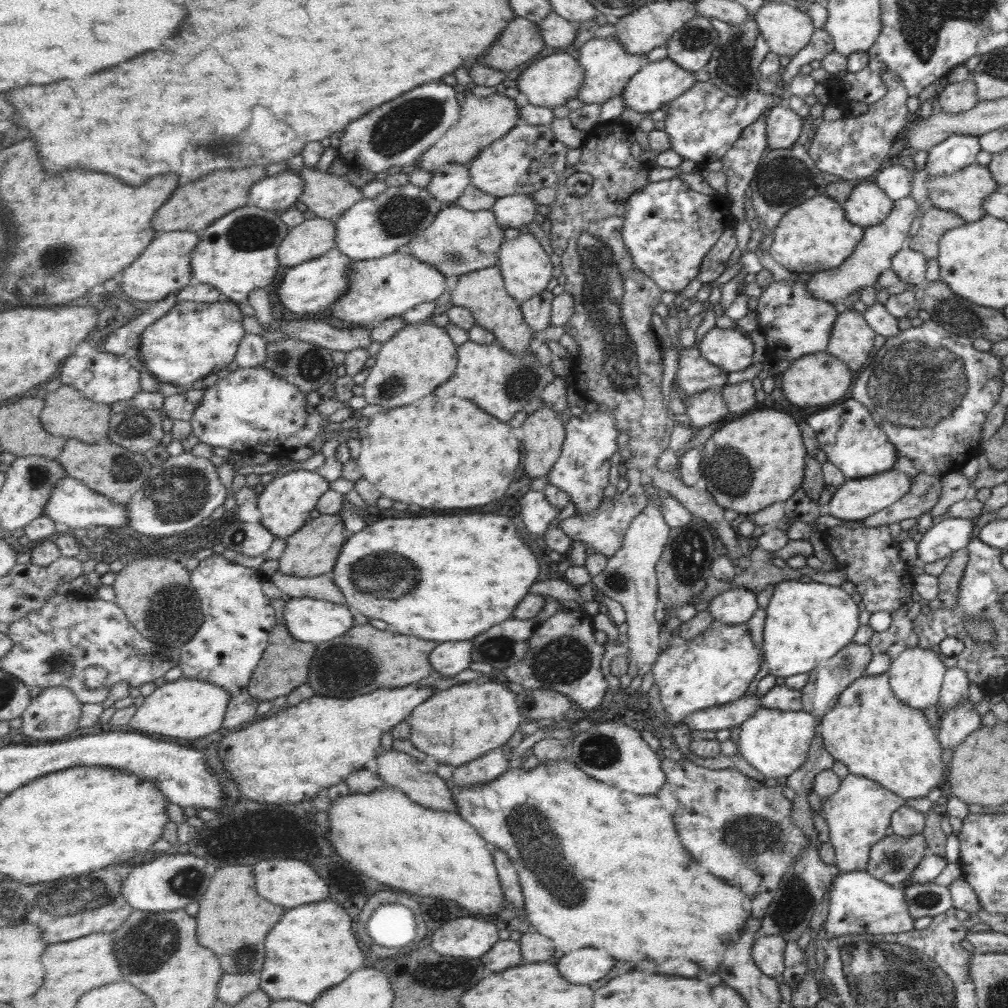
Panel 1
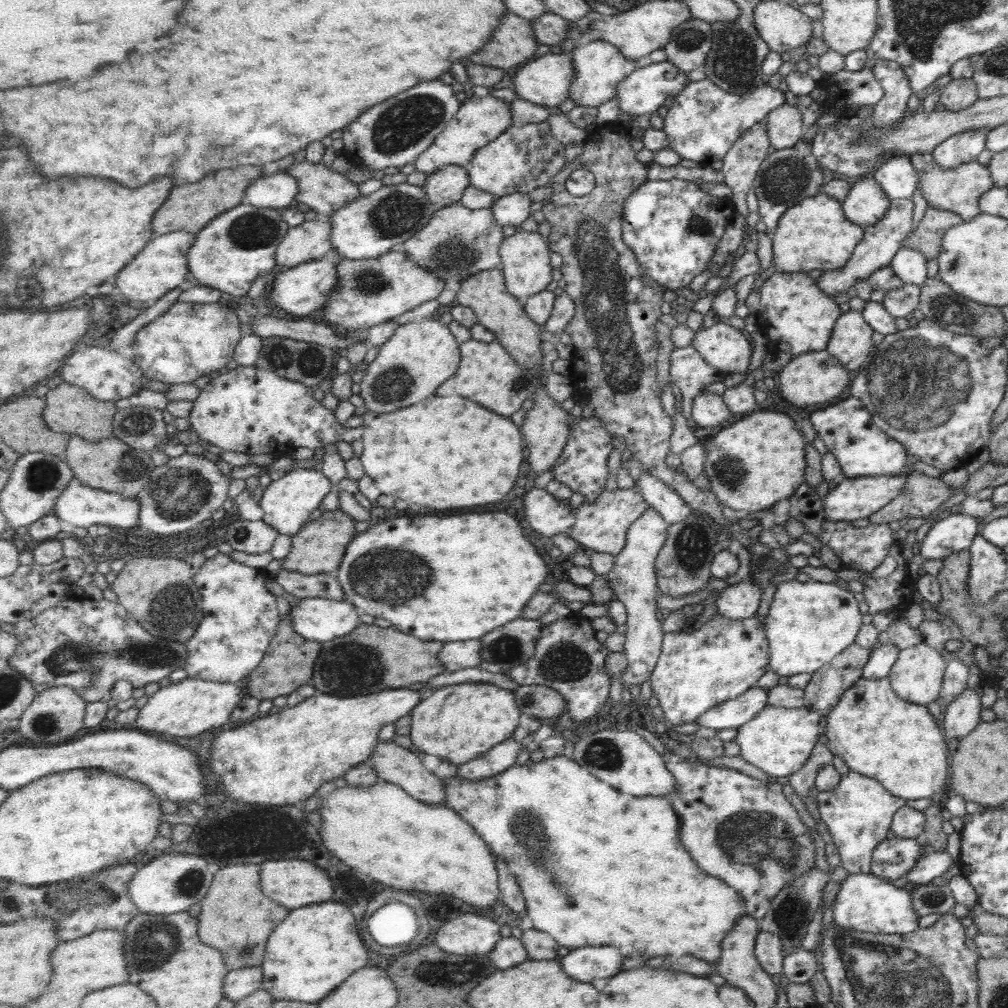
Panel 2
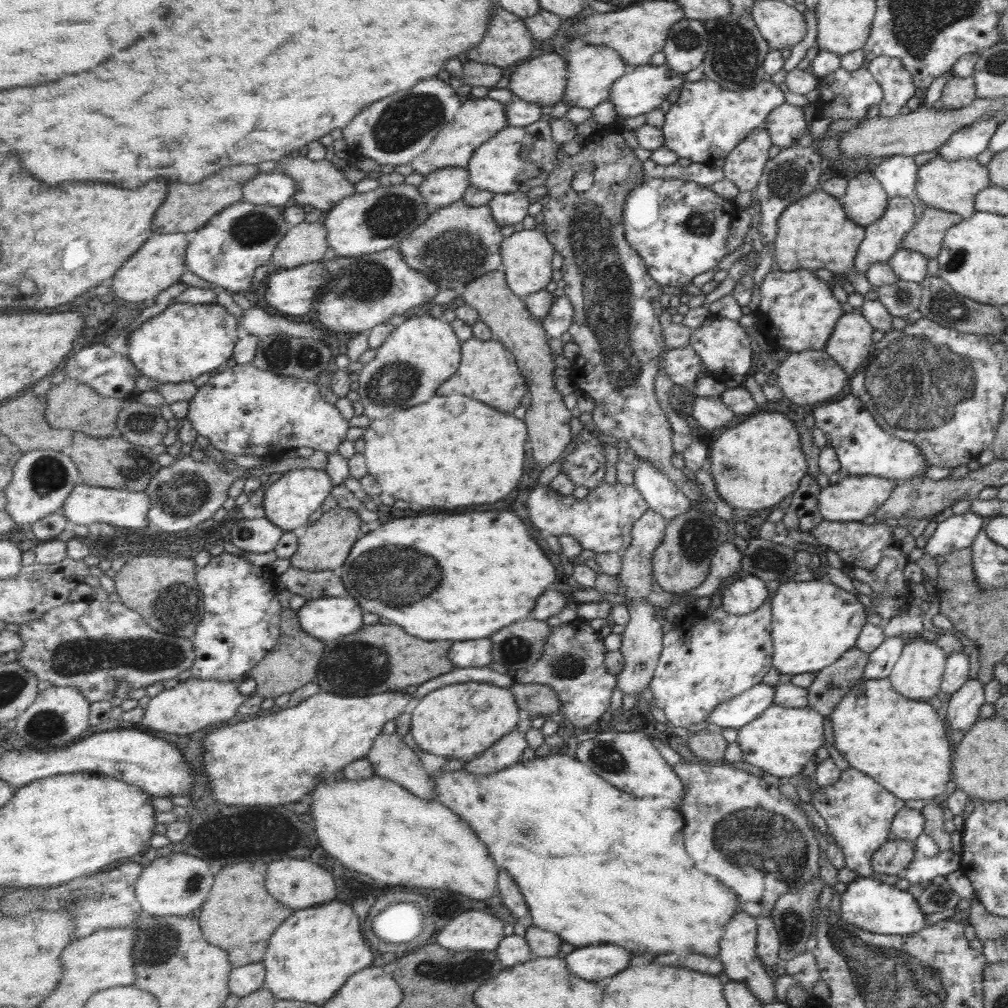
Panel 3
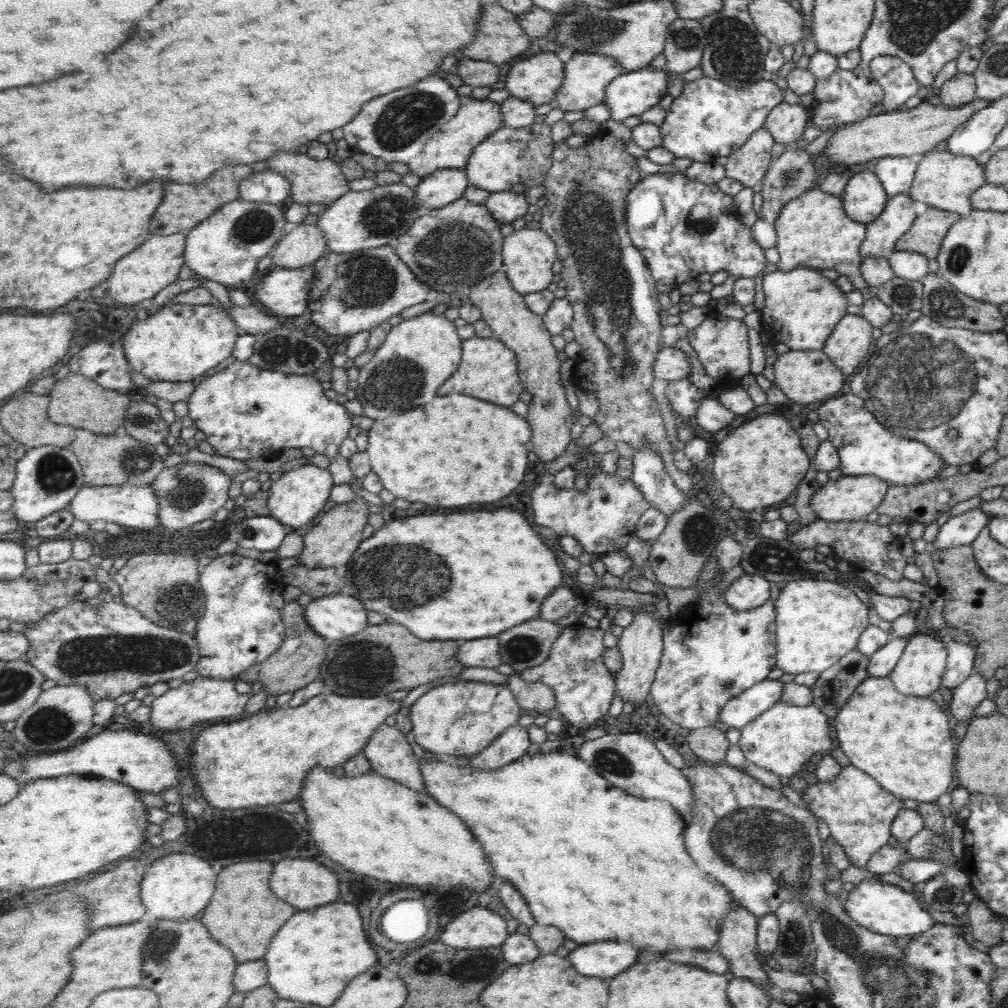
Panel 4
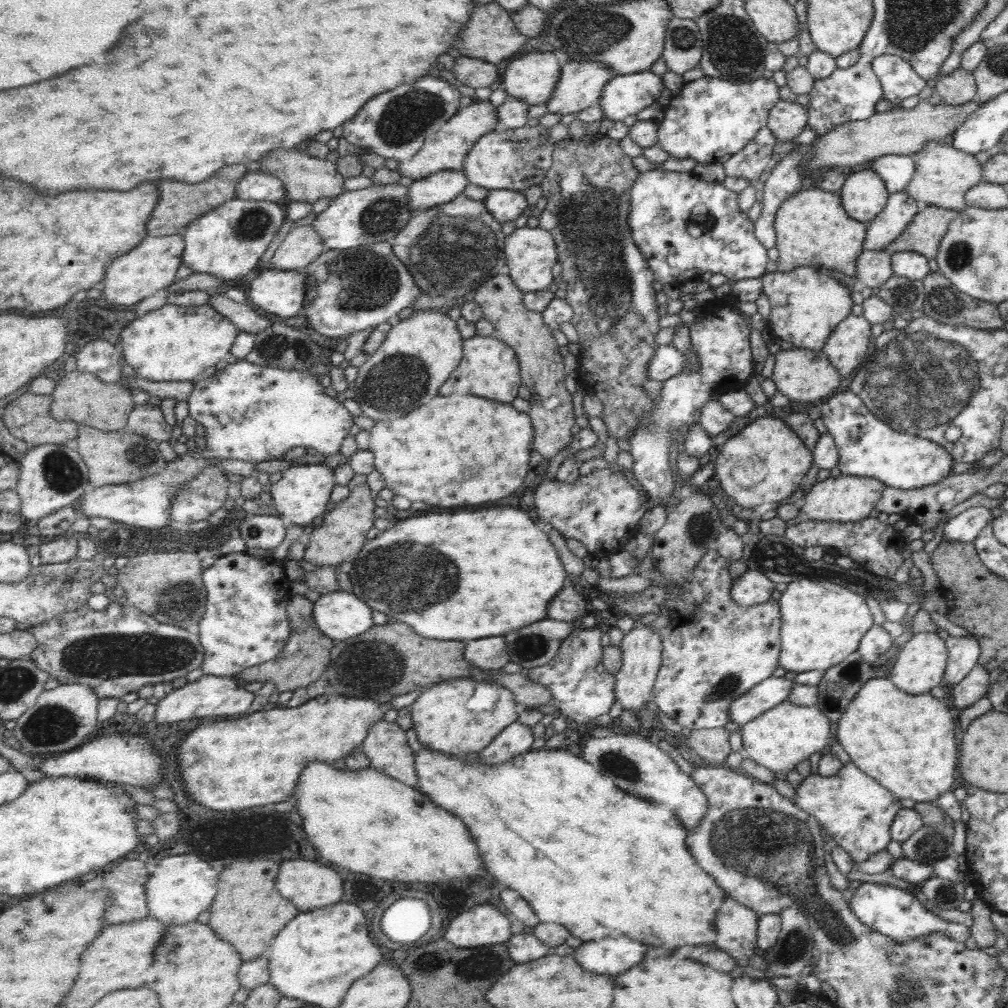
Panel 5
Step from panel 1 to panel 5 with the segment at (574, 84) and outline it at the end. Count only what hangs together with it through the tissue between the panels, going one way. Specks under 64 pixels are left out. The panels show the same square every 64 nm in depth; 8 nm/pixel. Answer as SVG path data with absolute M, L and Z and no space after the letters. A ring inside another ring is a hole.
M536 51L509 63L503 88L510 97L531 105L544 104L555 95L562 75L563 67L554 51Z

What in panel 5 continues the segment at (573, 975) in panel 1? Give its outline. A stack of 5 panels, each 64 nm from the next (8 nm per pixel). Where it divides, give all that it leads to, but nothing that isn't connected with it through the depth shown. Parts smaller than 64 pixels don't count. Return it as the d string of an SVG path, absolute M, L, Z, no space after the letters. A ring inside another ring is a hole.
M606 938L602 942L583 943L576 948L574 955L590 972L622 974L638 966L646 958L648 950L648 944L632 938Z

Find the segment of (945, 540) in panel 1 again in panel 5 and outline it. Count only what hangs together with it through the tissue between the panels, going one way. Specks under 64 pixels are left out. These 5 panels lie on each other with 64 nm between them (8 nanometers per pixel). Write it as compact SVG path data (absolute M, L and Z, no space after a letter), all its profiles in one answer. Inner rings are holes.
M984 506L970 507L954 518L947 519L943 529L943 539L960 542L973 542L980 531L991 524L997 512Z

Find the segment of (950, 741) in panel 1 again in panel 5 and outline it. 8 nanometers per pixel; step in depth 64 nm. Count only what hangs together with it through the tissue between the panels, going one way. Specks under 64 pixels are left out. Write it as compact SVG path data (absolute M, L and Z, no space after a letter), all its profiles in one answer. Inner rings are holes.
M983 664L974 666L970 673L952 688L950 704L954 712L960 713L962 709L966 709L970 704L986 696L986 686L989 681L988 670L983 667Z

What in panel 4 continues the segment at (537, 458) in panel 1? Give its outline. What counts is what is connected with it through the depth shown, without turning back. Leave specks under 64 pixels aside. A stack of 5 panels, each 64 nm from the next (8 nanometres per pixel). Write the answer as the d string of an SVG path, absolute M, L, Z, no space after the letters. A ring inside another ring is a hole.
M506 272L488 276L482 283L467 291L464 297L482 309L483 318L493 328L495 338L515 349L519 356L520 376L533 396L527 416L535 431L532 448L547 463L560 458L572 442L572 426L576 424L579 414L566 398L566 384L562 382L564 378L560 372L560 350L552 342L554 336L547 327L545 317L528 306L525 295L516 290Z

